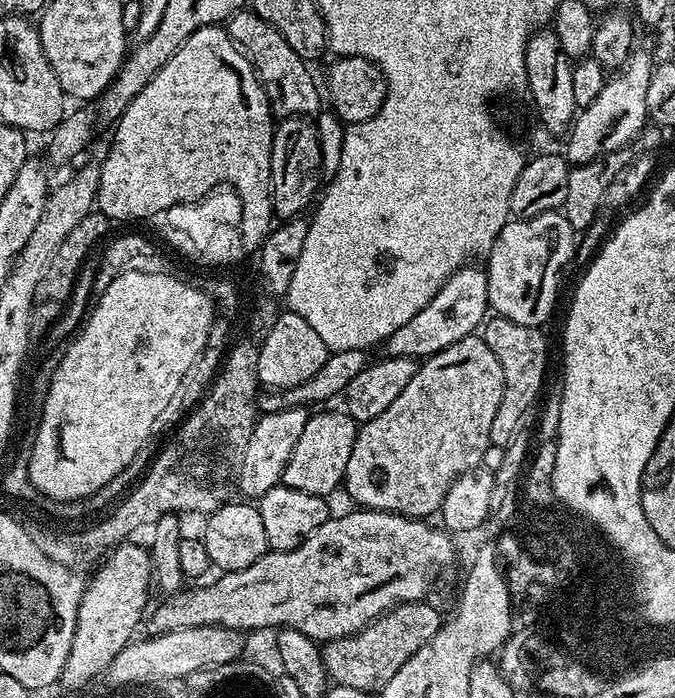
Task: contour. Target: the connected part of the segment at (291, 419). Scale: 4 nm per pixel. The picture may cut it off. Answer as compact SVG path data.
M307 407L283 408L277 412L265 412L252 425L252 432L248 435L248 441L243 450L240 451L238 467L234 473L234 484L239 495L244 498L259 498L265 496L272 488L277 487L284 479L284 467L290 460L290 454L294 450L294 442L298 442L298 434L306 426L310 412Z

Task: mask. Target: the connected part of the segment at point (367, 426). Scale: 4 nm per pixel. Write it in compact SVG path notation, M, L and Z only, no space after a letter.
M479 335L462 338L454 346L427 357L417 367L414 378L406 382L406 390L378 418L359 425L342 481L343 491L348 491L349 498L356 503L353 505L413 518L428 518L431 512L433 515L444 501L449 486L463 472L484 460L484 451L490 446L490 426L494 414L498 414L498 402L502 402L503 385L502 366L498 366L494 350Z

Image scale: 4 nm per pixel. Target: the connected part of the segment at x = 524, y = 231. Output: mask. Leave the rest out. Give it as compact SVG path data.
M560 210L525 220L509 219L486 253L489 309L522 326L544 326L556 304L556 275L572 256L572 239L570 222Z

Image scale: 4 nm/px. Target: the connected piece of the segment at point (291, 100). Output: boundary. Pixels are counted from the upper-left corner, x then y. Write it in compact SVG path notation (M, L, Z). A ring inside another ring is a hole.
M241 10L228 17L226 31L236 47L251 62L256 78L264 88L264 96L268 99L273 117L308 118L321 111L322 92L320 88L320 92L316 89L316 84L308 73L309 65L298 58L294 50L290 50L286 38L282 38L282 34L278 34L278 30L270 26L270 22L263 20L256 12Z

